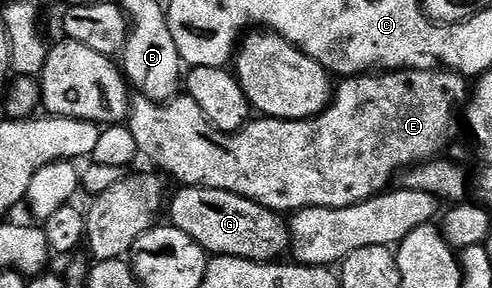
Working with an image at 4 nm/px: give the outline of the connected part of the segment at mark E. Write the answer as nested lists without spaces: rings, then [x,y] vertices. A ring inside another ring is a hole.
[[[433,67],[430,69],[398,69],[395,71],[369,71],[361,73],[355,77],[345,77],[335,86],[334,96],[331,105],[323,109],[317,117],[308,117],[304,121],[283,121],[277,117],[261,116],[259,119],[249,120],[244,128],[237,133],[223,133],[218,127],[214,127],[206,119],[206,111],[194,103],[194,99],[187,95],[177,95],[170,101],[157,103],[147,99],[136,99],[132,102],[132,111],[126,122],[128,129],[134,135],[136,148],[141,154],[144,153],[157,165],[157,170],[166,169],[173,173],[178,180],[184,181],[188,187],[203,187],[205,189],[221,189],[242,195],[246,199],[256,201],[260,205],[265,205],[268,209],[275,209],[281,215],[291,214],[297,209],[306,207],[350,207],[362,203],[366,199],[376,197],[385,192],[393,184],[392,176],[420,162],[437,156],[436,153],[448,141],[448,136],[452,133],[452,124],[456,121],[456,112],[461,112],[462,106],[469,100],[470,85],[459,73],[454,73],[450,69],[443,67]]]

